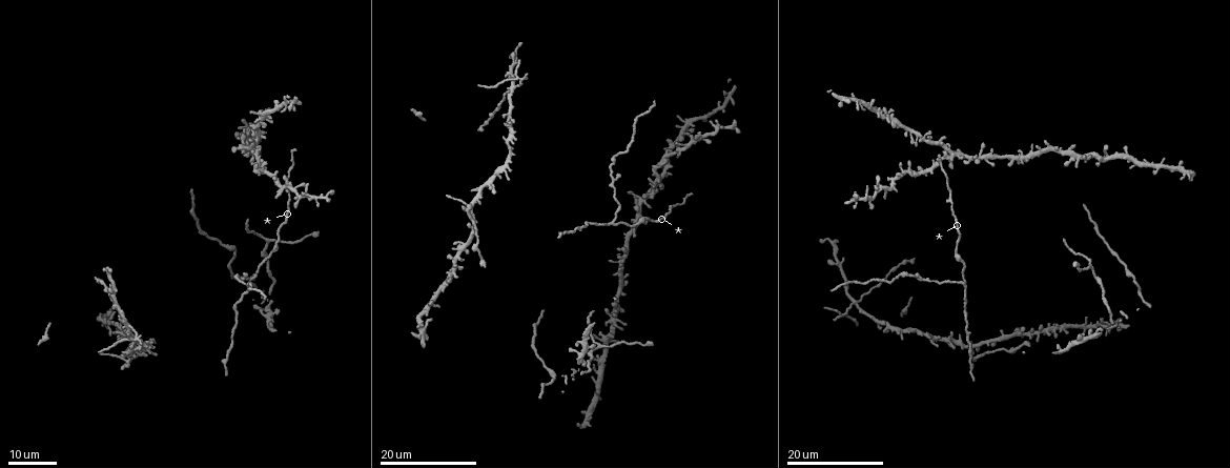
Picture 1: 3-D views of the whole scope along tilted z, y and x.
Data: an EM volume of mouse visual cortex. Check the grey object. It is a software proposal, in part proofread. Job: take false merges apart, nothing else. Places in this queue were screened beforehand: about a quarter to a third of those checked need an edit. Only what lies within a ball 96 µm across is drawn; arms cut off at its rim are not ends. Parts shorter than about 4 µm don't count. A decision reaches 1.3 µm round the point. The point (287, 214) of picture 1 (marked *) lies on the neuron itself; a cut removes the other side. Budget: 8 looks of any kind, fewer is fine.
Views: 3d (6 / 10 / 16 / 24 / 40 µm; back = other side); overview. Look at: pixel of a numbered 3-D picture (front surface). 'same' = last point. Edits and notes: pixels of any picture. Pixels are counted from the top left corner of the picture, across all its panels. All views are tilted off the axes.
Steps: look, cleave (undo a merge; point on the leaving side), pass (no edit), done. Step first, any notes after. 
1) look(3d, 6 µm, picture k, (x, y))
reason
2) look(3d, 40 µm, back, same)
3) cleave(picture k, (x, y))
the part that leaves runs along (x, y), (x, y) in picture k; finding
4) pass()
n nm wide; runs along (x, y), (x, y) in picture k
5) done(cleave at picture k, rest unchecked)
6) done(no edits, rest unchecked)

look(3d, 16 µm, picture 1, (1076, 159))

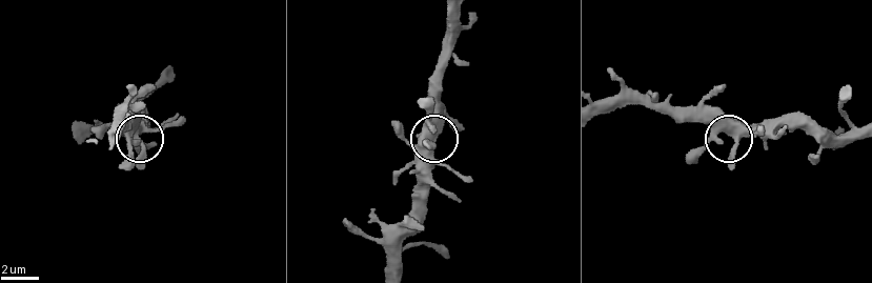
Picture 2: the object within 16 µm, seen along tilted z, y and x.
look(3d, 10 µm, picture 2, (736, 139))
closer look

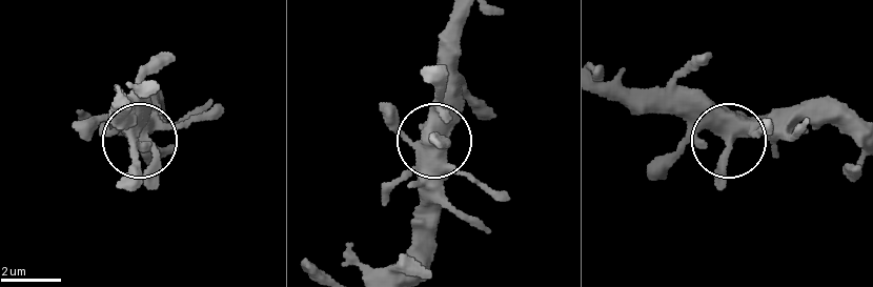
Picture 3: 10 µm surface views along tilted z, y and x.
pass()
runs along (468, 13), (441, 129), (410, 140), (392, 108) in picture 3; one neuron here

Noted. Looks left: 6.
look(3d, 24 µm, picture 1, (923, 279))
three-way junction

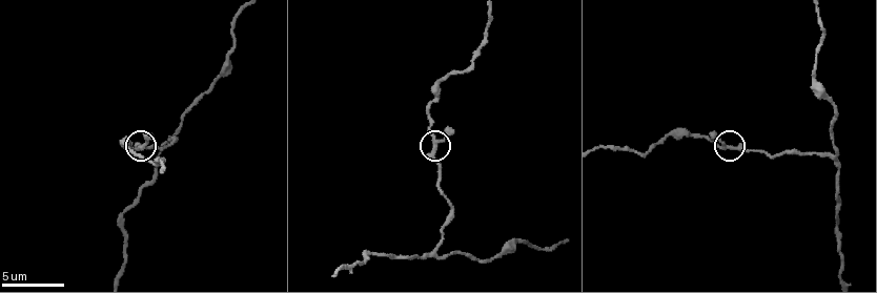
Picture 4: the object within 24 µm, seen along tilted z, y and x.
look(3d, 6 µm, picture 4, (723, 148))

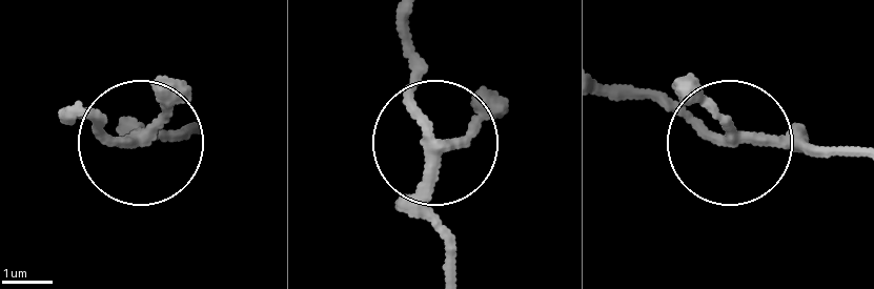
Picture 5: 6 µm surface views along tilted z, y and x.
pass()
all the same neuron

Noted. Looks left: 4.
look(3d, 10 µm, picture 4, (438, 249))
three-way junction

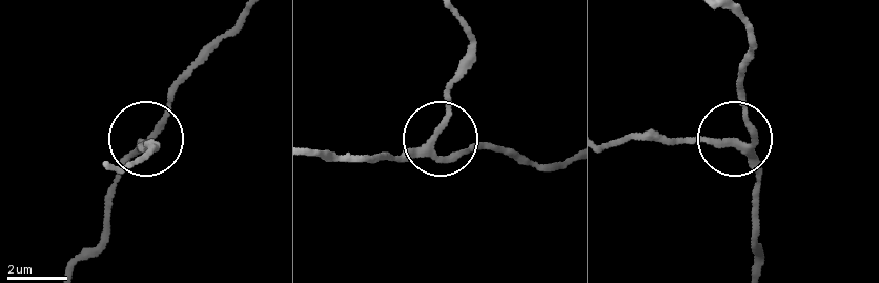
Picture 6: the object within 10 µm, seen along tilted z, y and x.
pass()
200 nm wide; runs along (730, 14), (752, 40), (742, 86), (750, 134), (654, 141) in picture 6; continuous, no second neuron

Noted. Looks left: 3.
look(3d, 16 µm, picture 1, (128, 358))
four-way junction

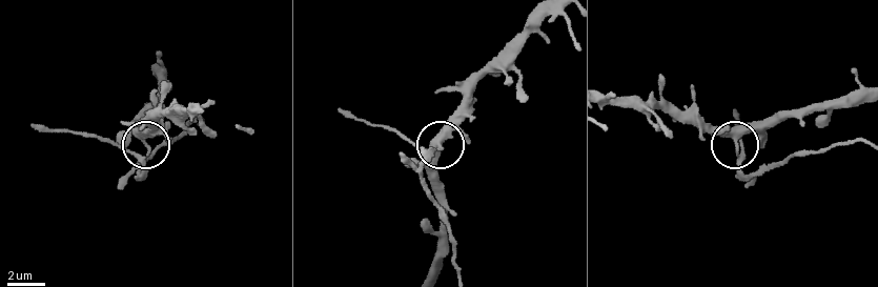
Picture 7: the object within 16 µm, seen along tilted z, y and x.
look(3d, 10 µm, picture 7, (145, 145))

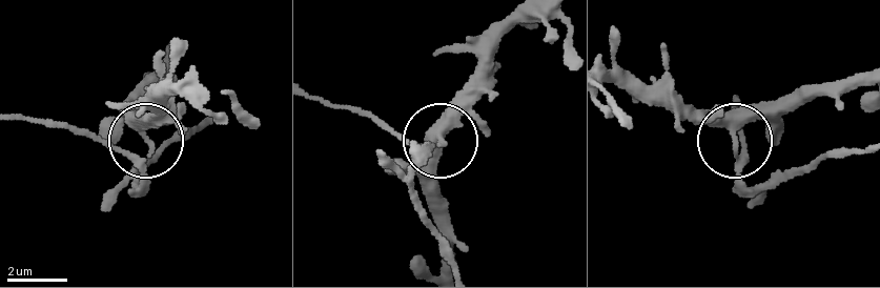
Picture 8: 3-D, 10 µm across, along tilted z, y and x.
cleave(picture 8, (116, 190))
the part that leaves runs along (427, 147), (409, 193), (449, 265) in picture 8; two neurons meet here

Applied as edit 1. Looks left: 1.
done(cleave at picture 8, rest unchecked)

